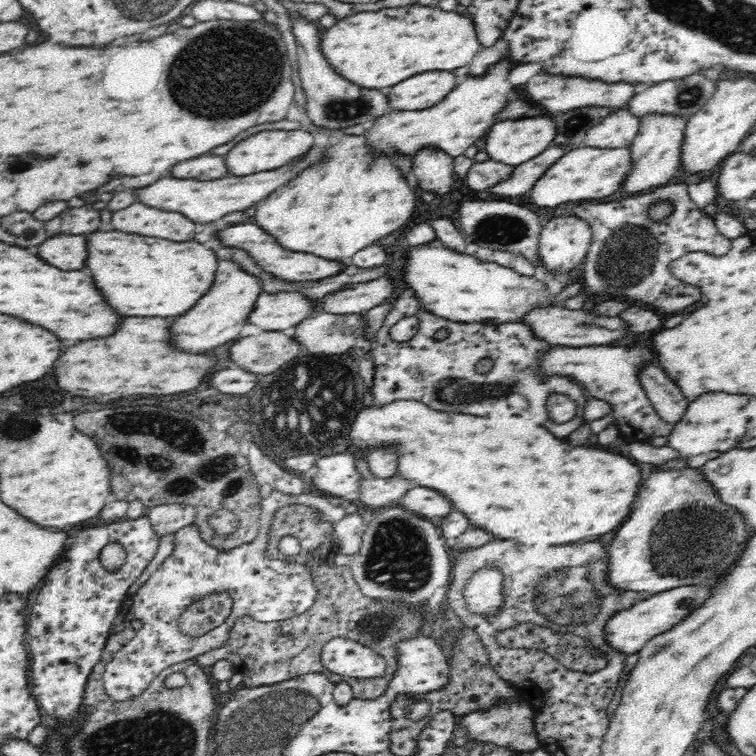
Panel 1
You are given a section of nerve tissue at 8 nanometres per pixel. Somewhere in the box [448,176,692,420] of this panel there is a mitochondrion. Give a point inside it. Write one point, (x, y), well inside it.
(627, 255)

